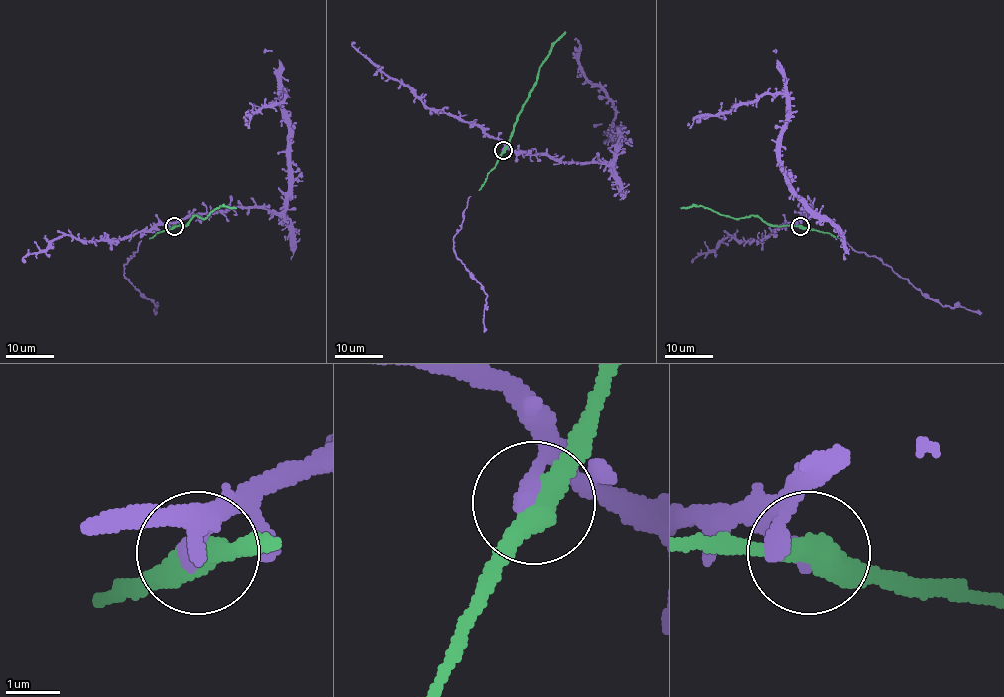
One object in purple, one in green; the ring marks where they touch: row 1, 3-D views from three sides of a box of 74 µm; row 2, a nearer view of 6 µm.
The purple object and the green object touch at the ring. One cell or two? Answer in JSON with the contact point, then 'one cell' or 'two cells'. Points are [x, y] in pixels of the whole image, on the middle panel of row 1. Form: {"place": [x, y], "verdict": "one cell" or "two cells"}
{"place": [503, 150], "verdict": "one cell"}

